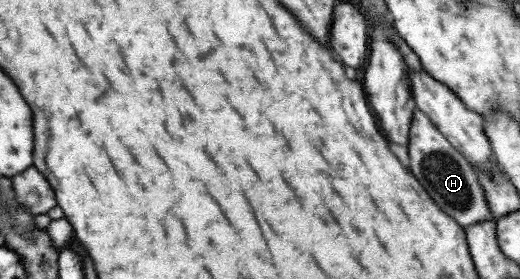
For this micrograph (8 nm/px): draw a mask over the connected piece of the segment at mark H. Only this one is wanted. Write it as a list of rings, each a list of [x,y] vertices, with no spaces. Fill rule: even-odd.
[[[415,109],[408,133],[410,133],[408,135],[410,173],[418,179],[418,183],[424,187],[430,199],[462,227],[491,219],[488,203],[484,201],[482,185],[477,183],[472,165],[448,143],[428,116]]]

